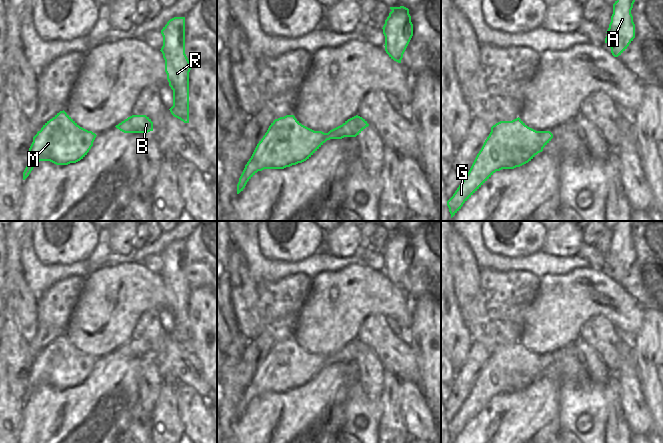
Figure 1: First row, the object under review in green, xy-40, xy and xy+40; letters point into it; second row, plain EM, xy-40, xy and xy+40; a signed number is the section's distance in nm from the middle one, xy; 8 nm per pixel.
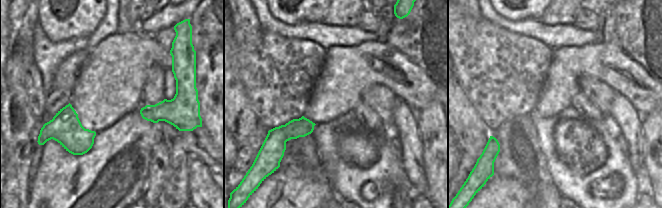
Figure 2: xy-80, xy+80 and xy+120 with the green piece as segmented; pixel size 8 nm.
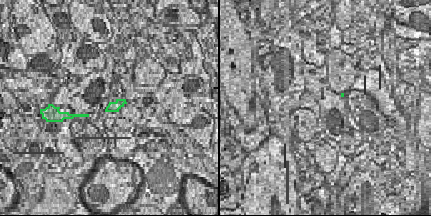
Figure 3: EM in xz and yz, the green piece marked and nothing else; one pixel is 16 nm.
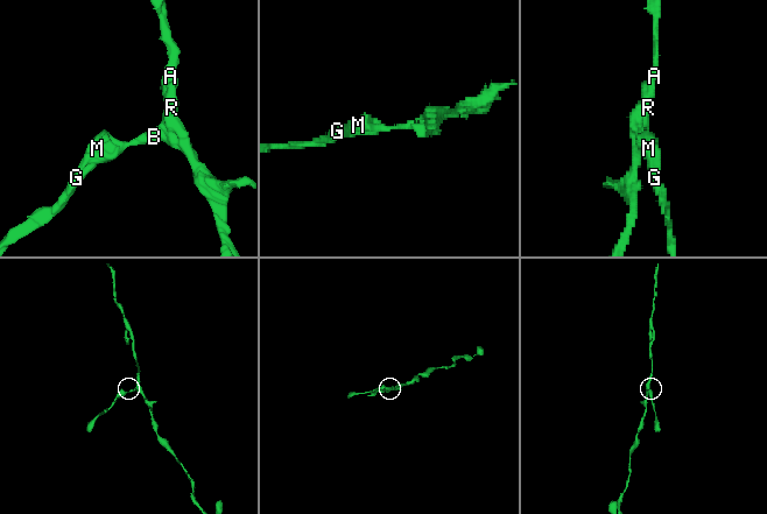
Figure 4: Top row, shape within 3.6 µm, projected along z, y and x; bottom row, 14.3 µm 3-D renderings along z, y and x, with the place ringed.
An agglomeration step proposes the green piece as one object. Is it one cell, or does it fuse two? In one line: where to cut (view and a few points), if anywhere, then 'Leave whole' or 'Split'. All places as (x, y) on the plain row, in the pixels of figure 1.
No split. Leave whole.

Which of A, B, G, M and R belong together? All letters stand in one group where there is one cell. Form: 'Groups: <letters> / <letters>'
Groups: A B G M R.

